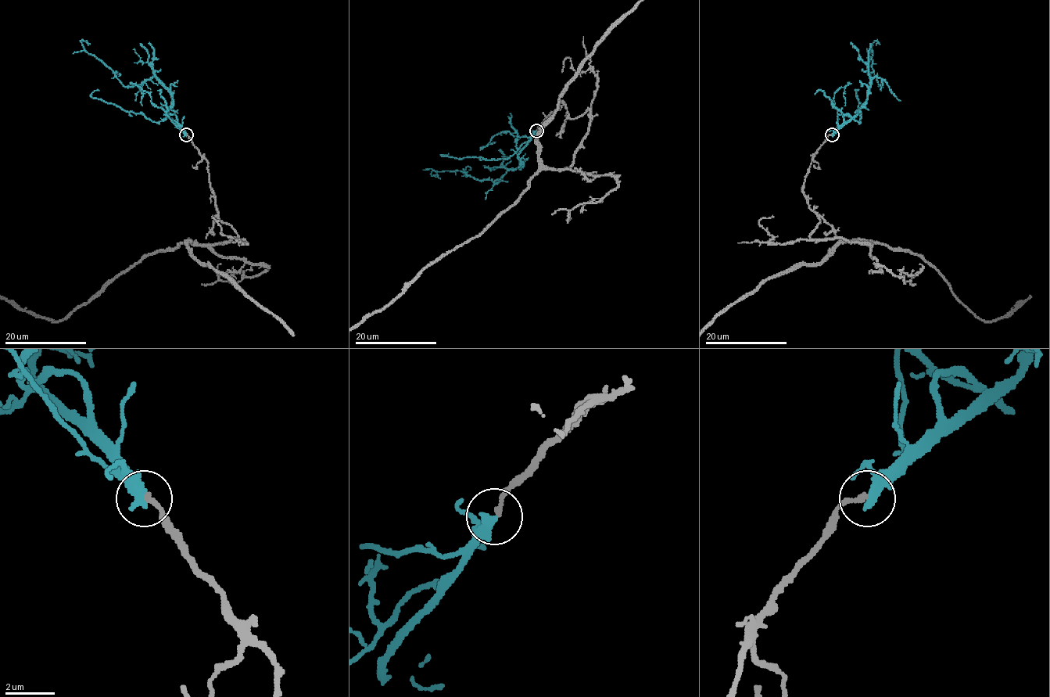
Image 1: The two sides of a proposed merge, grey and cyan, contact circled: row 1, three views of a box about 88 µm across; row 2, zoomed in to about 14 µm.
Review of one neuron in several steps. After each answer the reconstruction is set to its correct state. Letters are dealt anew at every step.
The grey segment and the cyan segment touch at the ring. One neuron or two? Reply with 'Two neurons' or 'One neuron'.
Two neurons

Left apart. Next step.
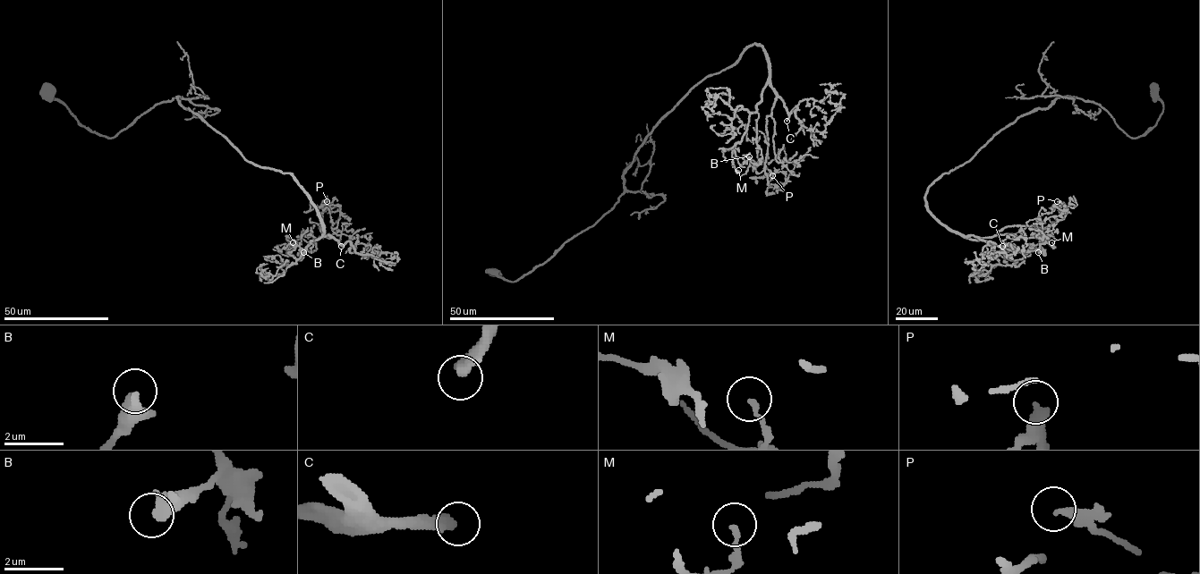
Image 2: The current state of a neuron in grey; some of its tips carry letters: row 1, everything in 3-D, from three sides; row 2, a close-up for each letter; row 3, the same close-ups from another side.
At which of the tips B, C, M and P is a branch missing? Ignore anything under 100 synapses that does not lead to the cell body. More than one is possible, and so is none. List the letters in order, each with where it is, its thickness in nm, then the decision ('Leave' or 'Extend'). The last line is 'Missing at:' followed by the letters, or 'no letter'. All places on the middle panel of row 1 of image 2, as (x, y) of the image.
B: Place: (749, 156). Thickness 480 nm. Leave
C: Place: (787, 121). Thickness 400 nm. Extend
M: Place: (738, 170). Thickness 170 nm. Leave
P: Place: (772, 175). Thickness 360 nm. Leave
Missing at: C

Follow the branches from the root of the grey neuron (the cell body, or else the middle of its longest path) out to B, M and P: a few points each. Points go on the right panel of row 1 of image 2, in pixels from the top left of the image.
B: (1154, 88), (1163, 112), (1145, 134), (1059, 97), (929, 188), (926, 206), (952, 231), (1010, 259), (1038, 252)
M: (1154, 88), (1163, 112), (1145, 134), (1057, 97), (926, 194), (941, 223), (1004, 257), (1051, 242)
P: (1154, 88), (1145, 134), (1057, 97), (926, 194), (982, 238), (1050, 227), (1057, 201)

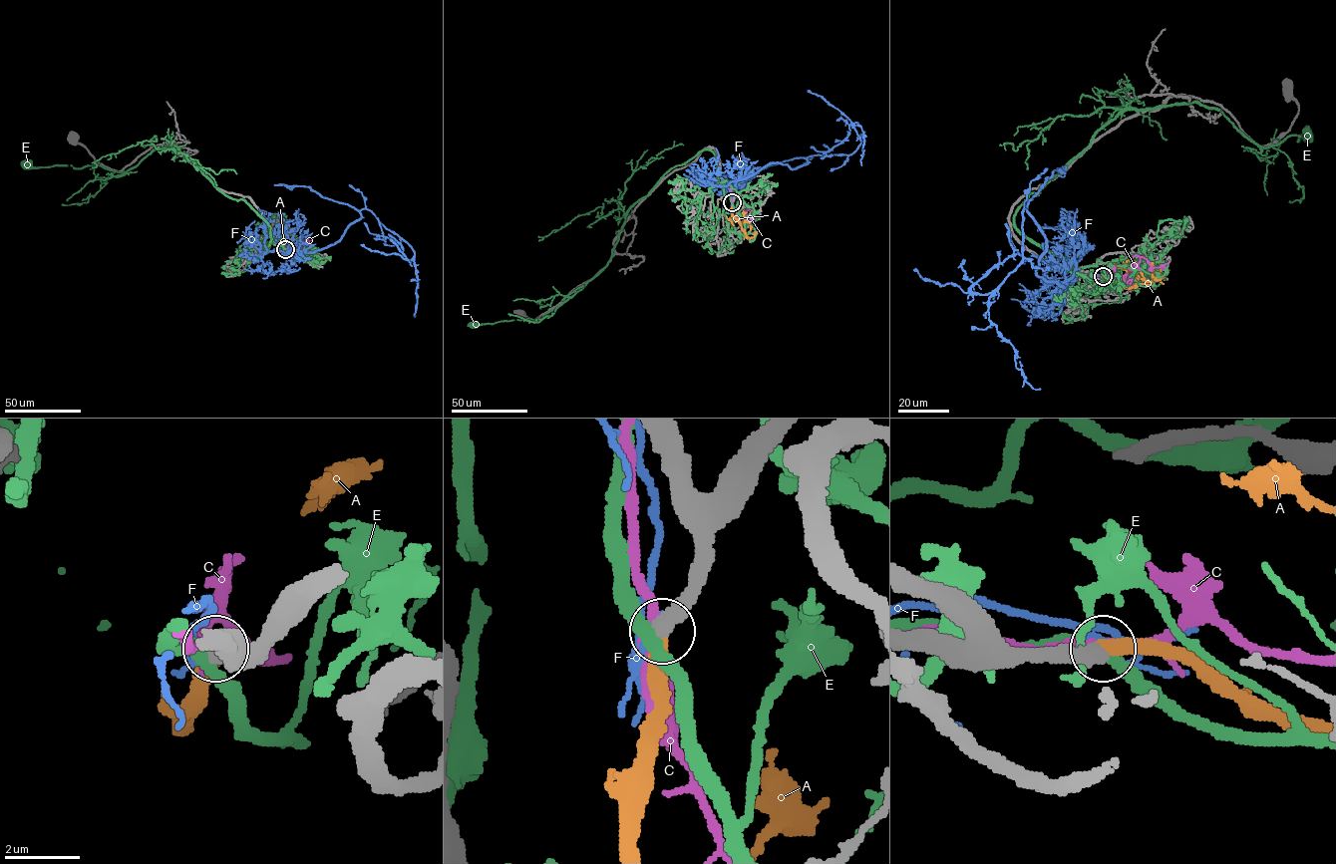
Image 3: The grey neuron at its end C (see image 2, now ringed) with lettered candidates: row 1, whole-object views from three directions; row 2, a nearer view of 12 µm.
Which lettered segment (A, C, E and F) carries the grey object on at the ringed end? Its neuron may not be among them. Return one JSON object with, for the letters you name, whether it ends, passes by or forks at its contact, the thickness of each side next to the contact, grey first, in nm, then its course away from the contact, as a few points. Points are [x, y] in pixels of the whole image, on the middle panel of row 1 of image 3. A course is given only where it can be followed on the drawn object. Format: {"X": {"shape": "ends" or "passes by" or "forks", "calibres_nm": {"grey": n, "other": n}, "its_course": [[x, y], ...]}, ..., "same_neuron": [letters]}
{"A": {"shape": "ends", "calibres_nm": {"grey": 440, "other": 380}, "its_course": [[732, 202], [731, 213], [746, 235], [744, 215], [747, 211]]}, "same_neuron": ["A"]}

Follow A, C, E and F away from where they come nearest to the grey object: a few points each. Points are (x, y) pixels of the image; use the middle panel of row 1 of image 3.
A: (732, 202), (731, 213), (746, 235), (744, 215), (747, 211)
C: (732, 202), (734, 211), (752, 221), (757, 232), (749, 241)
E: (732, 202), (716, 156), (702, 149), (630, 208), (606, 266), (567, 299), (537, 320), (475, 325)
F: (732, 202), (722, 188), (734, 180), (851, 153), (860, 140), (851, 125), (826, 151), (811, 146)

